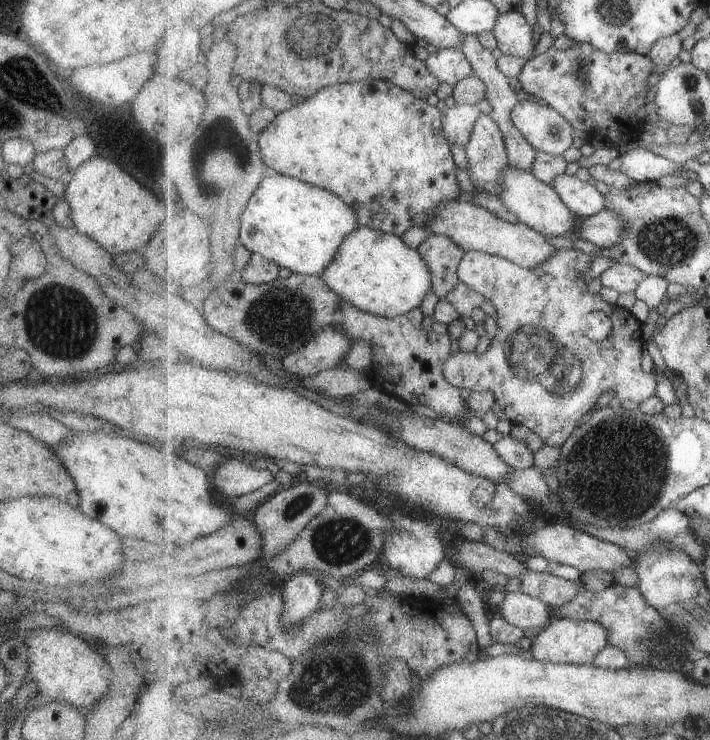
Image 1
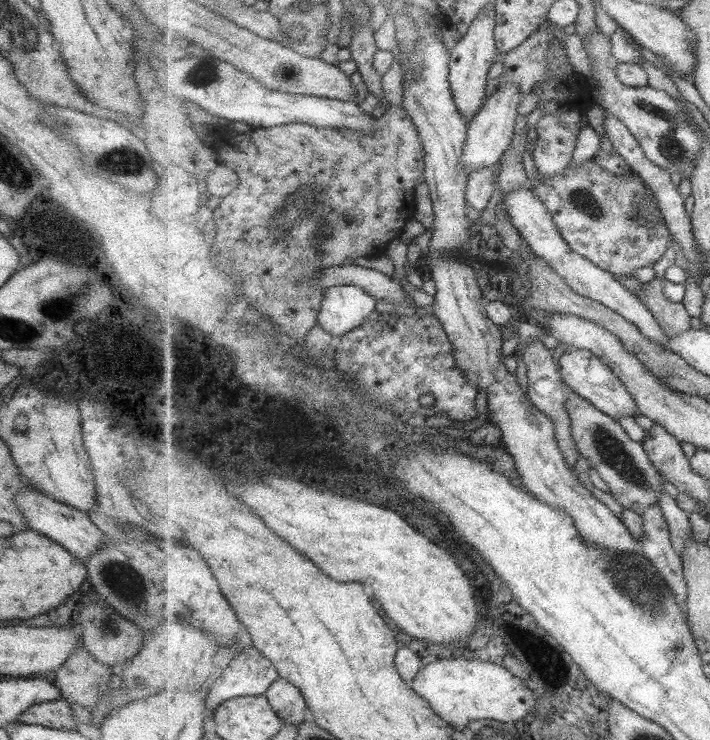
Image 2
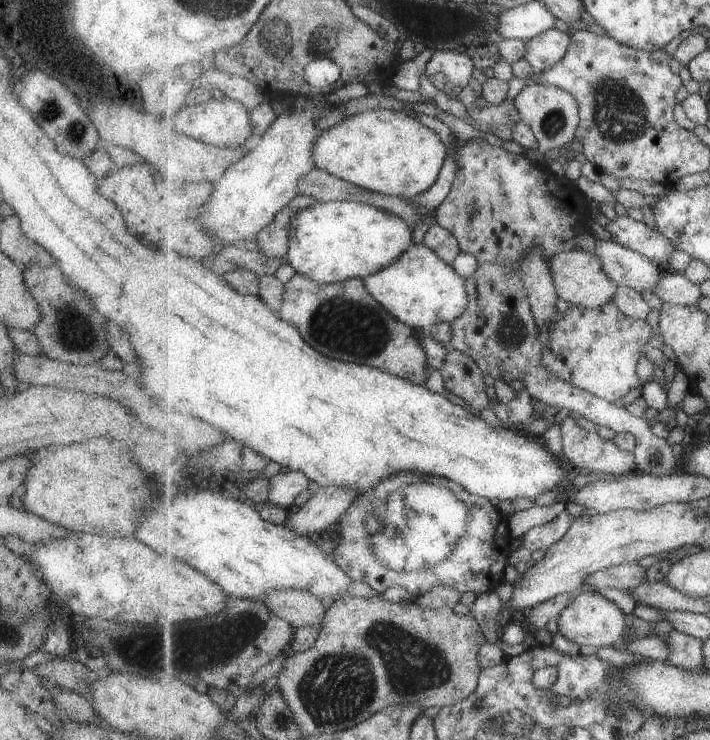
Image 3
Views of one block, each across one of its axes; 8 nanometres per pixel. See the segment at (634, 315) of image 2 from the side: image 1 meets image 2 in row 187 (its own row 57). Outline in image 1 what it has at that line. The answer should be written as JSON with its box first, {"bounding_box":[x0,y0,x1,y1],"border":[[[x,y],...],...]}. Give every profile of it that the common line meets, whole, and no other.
{"bounding_box":[493,8,538,58],"border":[[[519,8],[501,14],[493,32],[497,36],[498,48],[503,54],[519,58],[527,58],[538,43],[533,38],[533,26],[529,25]]]}

